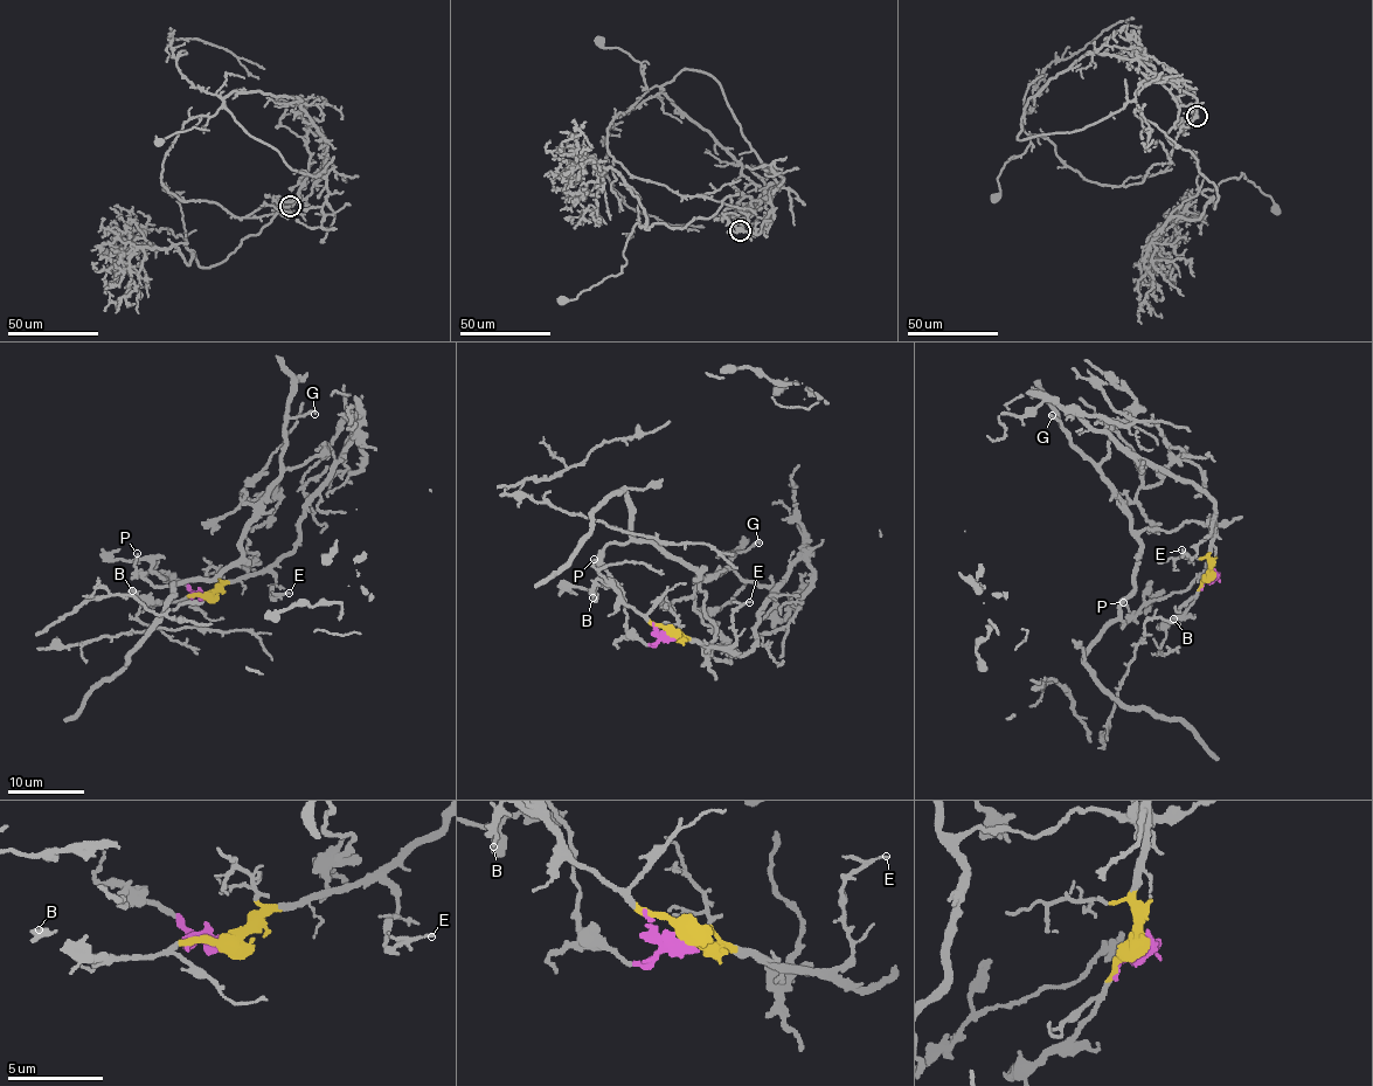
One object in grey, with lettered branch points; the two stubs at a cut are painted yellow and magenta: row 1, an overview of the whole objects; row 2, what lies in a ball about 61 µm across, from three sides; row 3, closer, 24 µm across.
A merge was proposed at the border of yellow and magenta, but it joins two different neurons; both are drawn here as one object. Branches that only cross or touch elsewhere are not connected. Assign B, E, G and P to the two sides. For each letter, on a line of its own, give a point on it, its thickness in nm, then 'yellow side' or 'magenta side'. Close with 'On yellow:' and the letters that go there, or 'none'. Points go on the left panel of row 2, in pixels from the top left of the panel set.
B: place (132, 590); calibre 160 nm; yellow side
E: place (289, 593); calibre 140 nm; yellow side
G: place (314, 414); calibre 150 nm; magenta side
P: place (137, 553); calibre 160 nm; magenta side
On yellow: B, E

